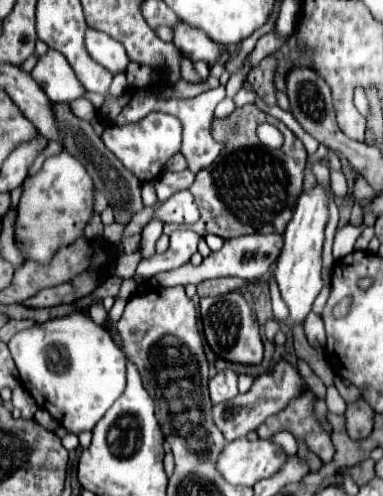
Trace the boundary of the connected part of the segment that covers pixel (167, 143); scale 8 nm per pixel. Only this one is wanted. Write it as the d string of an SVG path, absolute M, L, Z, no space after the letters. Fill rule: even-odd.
M152 111L142 121L106 127L102 133L102 141L122 161L122 165L128 171L132 171L142 183L148 183L148 181L156 181L162 175L160 169L166 165L166 161L180 151L182 125L172 115Z

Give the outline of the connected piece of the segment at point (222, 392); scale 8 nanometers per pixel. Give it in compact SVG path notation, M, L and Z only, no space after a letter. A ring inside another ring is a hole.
M232 369L220 371L210 379L212 403L222 403L236 395L238 395L238 375Z

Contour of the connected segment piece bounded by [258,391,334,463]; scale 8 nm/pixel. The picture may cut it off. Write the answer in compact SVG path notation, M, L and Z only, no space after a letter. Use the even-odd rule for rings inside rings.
M304 391L298 397L294 397L284 409L284 415L268 417L258 427L258 435L268 439L278 431L288 431L296 439L302 439L312 453L316 453L318 457L322 457L324 463L328 463L334 457L334 445L330 435L320 427L312 413L312 397L312 391Z

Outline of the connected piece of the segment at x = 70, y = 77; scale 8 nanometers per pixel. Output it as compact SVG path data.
M48 51L44 57L40 57L32 69L32 77L38 81L44 93L58 103L70 103L86 93L84 85L76 79L72 67L58 51Z

